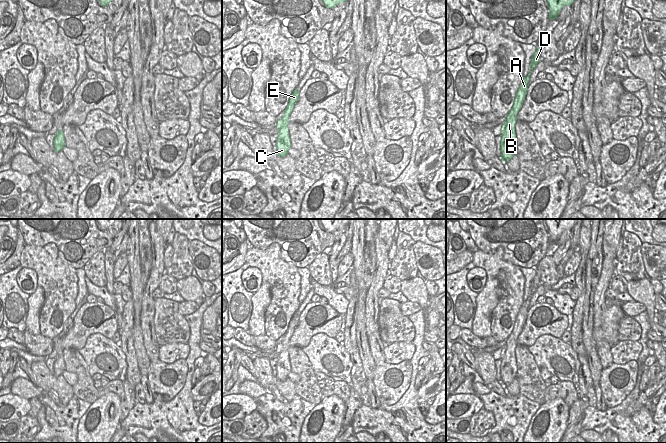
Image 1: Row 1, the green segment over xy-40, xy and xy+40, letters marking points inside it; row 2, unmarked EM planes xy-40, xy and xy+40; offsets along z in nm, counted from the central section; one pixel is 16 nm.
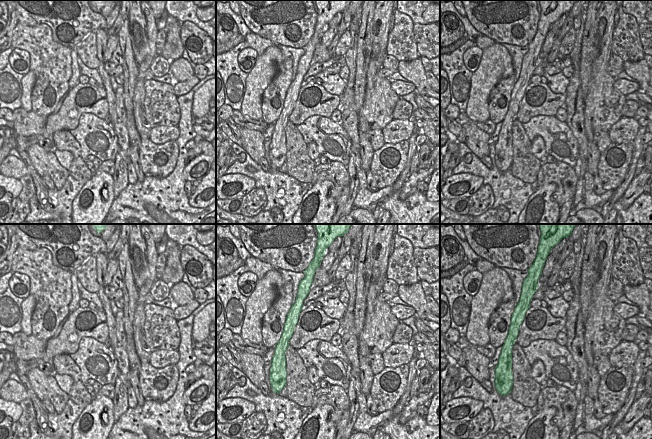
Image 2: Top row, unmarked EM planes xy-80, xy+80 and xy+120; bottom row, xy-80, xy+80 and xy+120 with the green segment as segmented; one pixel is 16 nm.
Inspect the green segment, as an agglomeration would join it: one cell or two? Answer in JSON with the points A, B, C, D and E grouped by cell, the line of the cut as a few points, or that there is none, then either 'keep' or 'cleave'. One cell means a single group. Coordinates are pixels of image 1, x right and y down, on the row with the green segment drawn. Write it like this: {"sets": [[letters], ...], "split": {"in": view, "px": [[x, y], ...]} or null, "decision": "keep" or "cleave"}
{"sets": [["A", "B", "C", "D", "E"]], "split": null, "decision": "keep"}

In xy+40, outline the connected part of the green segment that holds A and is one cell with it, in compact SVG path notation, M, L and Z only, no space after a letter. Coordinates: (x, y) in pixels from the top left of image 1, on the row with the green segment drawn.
M536 47L536 51L531 58L530 73L526 77L523 77L523 80L516 92L513 106L509 113L506 115L505 121L501 128L502 137L500 141L500 151L501 159L503 160L503 162L508 162L516 154L517 141L515 124L517 122L517 114L524 103L529 86L531 72L540 61L540 47Z

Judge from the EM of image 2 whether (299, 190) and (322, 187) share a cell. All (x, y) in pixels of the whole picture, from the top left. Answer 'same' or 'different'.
different

